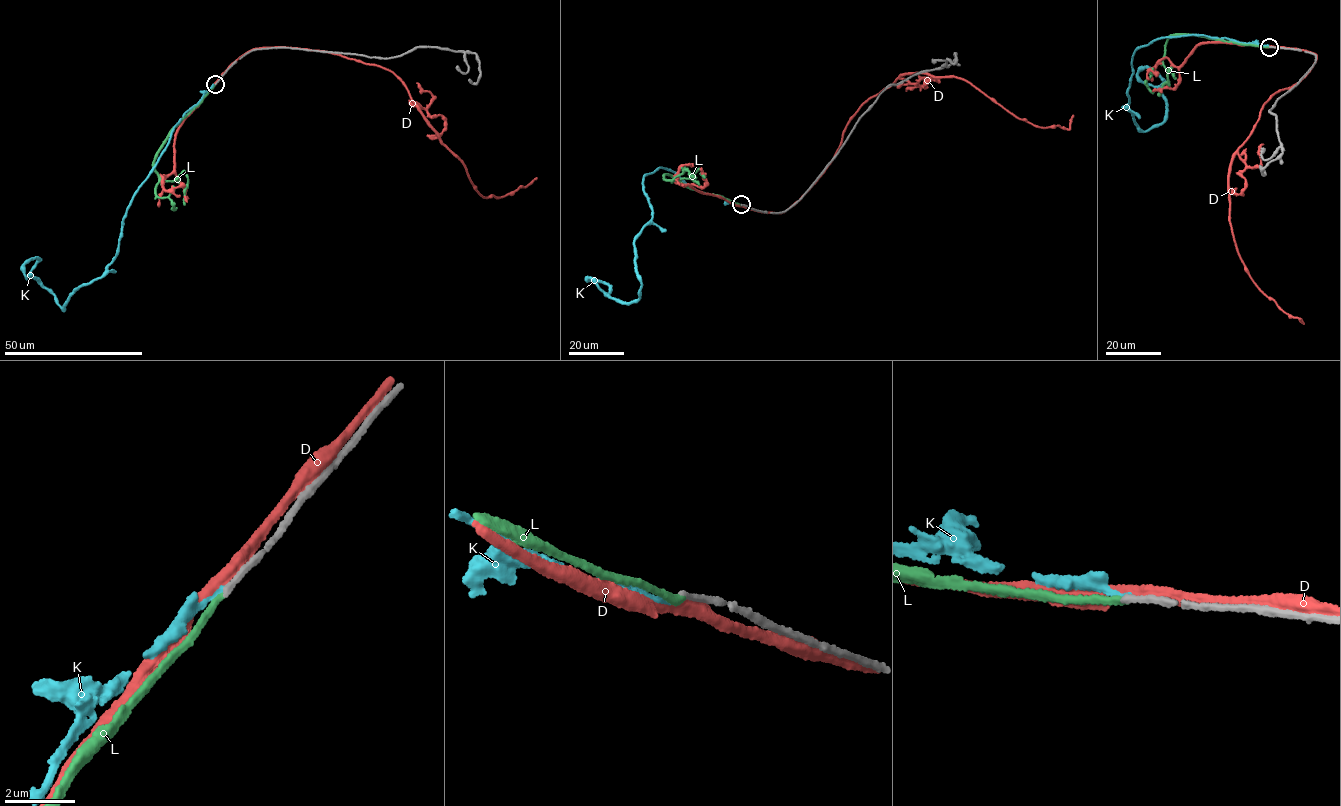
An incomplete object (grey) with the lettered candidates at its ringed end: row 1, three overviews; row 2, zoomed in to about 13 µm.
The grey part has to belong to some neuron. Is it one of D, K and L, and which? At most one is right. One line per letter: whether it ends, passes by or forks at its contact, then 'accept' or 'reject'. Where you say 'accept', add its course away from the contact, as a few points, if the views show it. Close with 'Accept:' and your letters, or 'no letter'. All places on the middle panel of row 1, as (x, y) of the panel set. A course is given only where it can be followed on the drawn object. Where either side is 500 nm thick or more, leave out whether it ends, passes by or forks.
D: it passes by | reject
K: it ends | reject
L: it ends | reject
Accept: no letter

